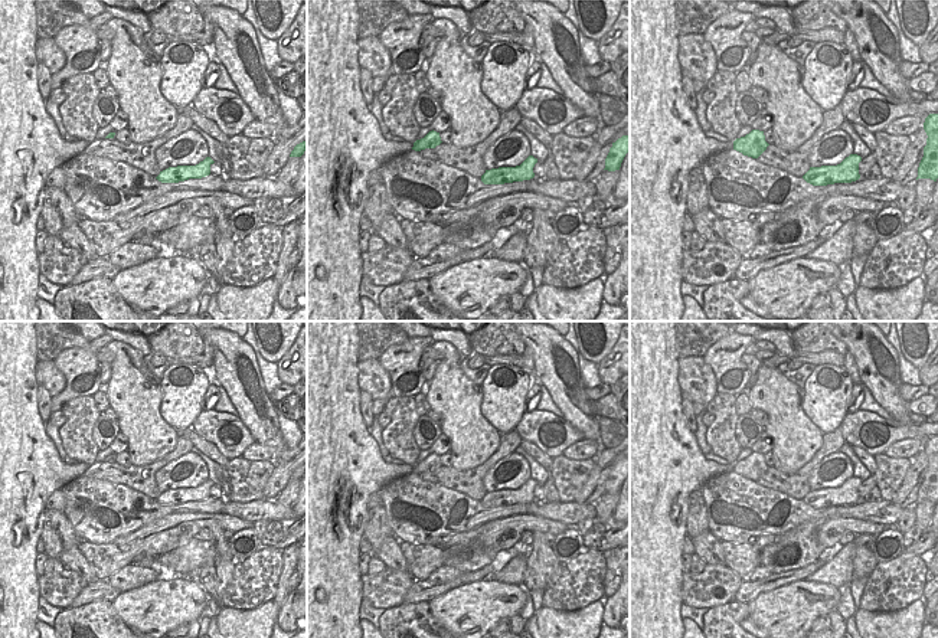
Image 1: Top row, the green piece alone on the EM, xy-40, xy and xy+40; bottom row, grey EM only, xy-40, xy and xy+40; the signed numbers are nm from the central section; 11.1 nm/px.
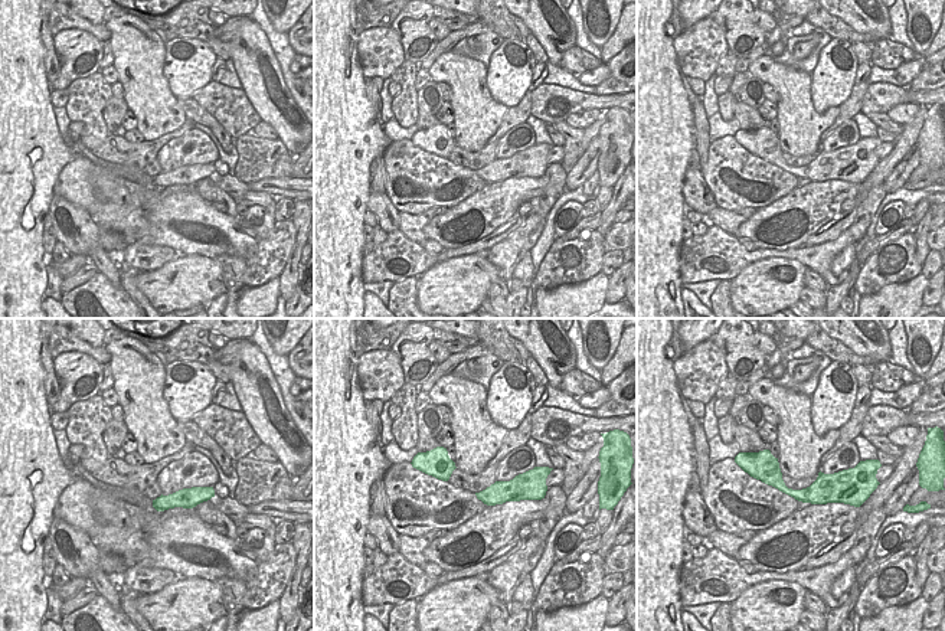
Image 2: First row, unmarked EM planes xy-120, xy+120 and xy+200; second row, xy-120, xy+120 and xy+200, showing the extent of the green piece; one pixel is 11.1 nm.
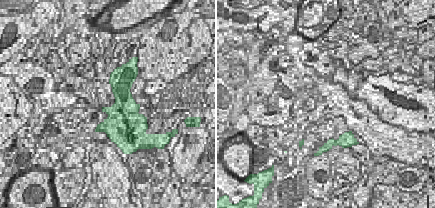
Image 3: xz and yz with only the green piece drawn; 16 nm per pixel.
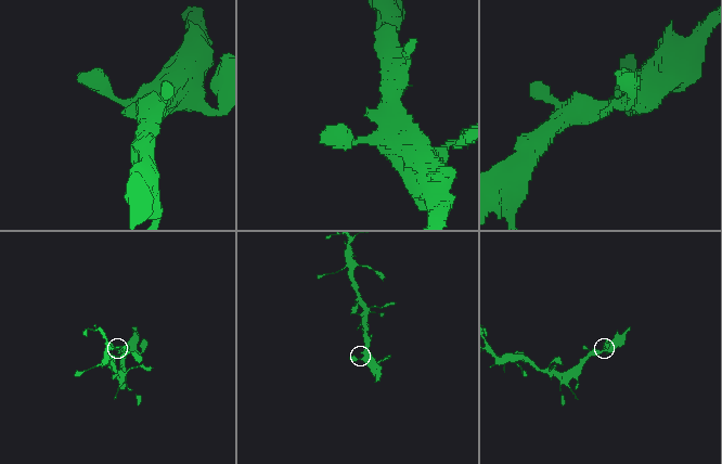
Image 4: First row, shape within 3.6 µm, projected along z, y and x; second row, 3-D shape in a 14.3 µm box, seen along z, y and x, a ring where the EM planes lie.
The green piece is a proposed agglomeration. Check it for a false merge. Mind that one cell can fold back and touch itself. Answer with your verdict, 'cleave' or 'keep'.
keep

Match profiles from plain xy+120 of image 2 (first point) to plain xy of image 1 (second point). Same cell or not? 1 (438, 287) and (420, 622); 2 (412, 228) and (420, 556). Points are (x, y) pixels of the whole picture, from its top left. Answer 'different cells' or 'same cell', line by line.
1: different cells
2: same cell

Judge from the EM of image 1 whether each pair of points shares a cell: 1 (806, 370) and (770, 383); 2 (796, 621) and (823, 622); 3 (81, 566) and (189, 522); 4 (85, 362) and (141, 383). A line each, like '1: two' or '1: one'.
1: two
2: two
3: two
4: two

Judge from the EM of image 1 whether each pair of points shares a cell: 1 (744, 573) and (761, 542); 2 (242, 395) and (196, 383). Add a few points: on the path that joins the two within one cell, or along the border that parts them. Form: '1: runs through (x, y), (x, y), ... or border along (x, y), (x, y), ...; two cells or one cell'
1: runs through (744, 566), (744, 559), (754, 549); one cell
2: border along (206, 370), (213, 380); two cells

